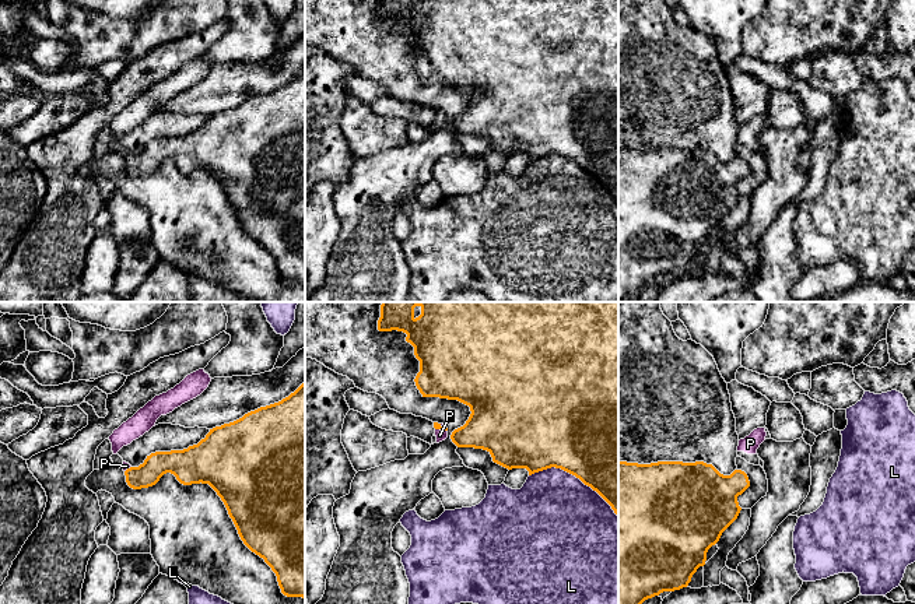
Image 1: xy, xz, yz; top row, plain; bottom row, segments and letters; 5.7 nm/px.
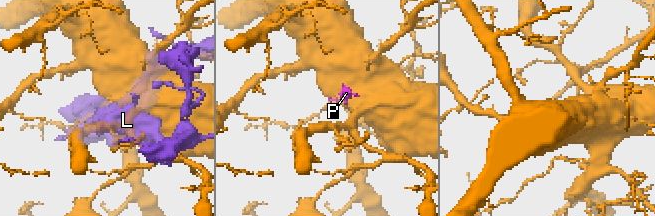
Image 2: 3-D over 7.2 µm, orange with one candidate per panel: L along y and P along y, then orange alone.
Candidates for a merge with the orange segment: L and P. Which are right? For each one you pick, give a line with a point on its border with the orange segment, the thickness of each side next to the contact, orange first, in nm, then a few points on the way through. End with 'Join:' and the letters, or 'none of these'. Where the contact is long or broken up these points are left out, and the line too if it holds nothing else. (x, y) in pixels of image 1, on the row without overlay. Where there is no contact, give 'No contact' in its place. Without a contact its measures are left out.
P: Touches orange at xz (441, 116). Thickness 40 nm (orange) against 50 nm. Path across: xz (437, 112), (441, 116), (440, 122)
Join: P

